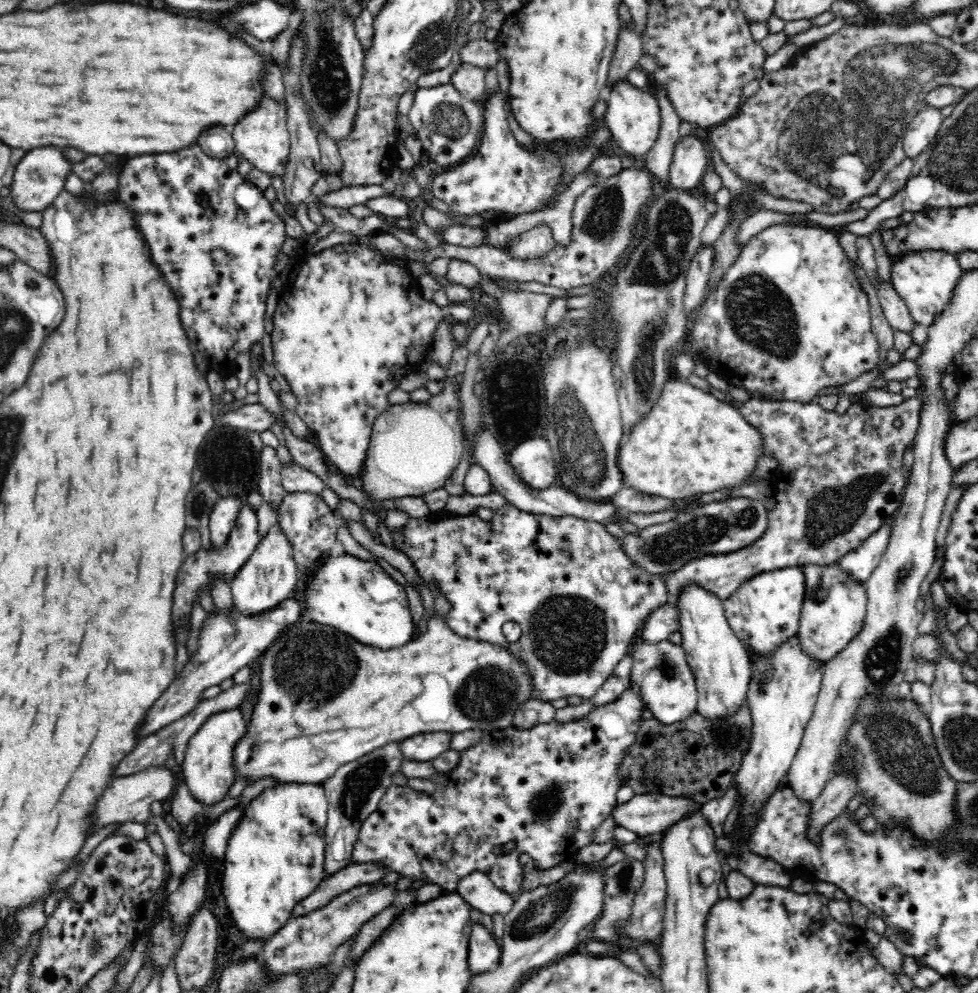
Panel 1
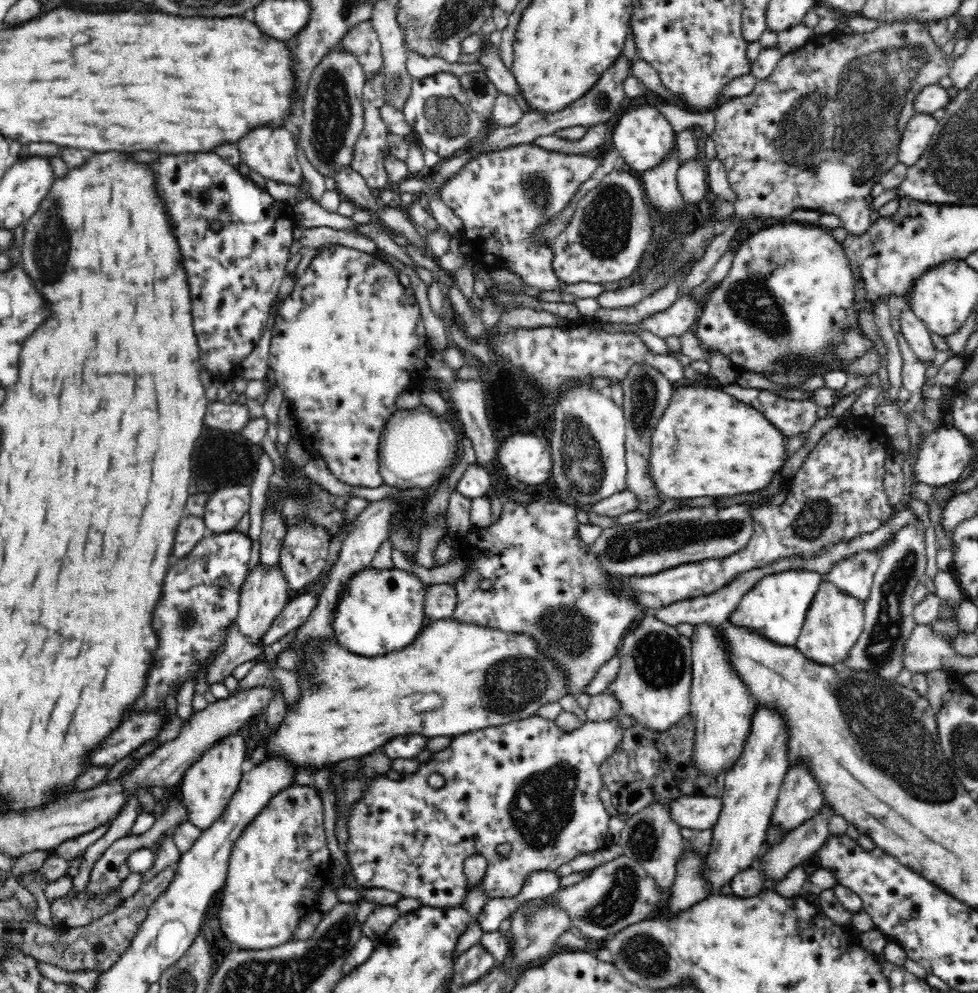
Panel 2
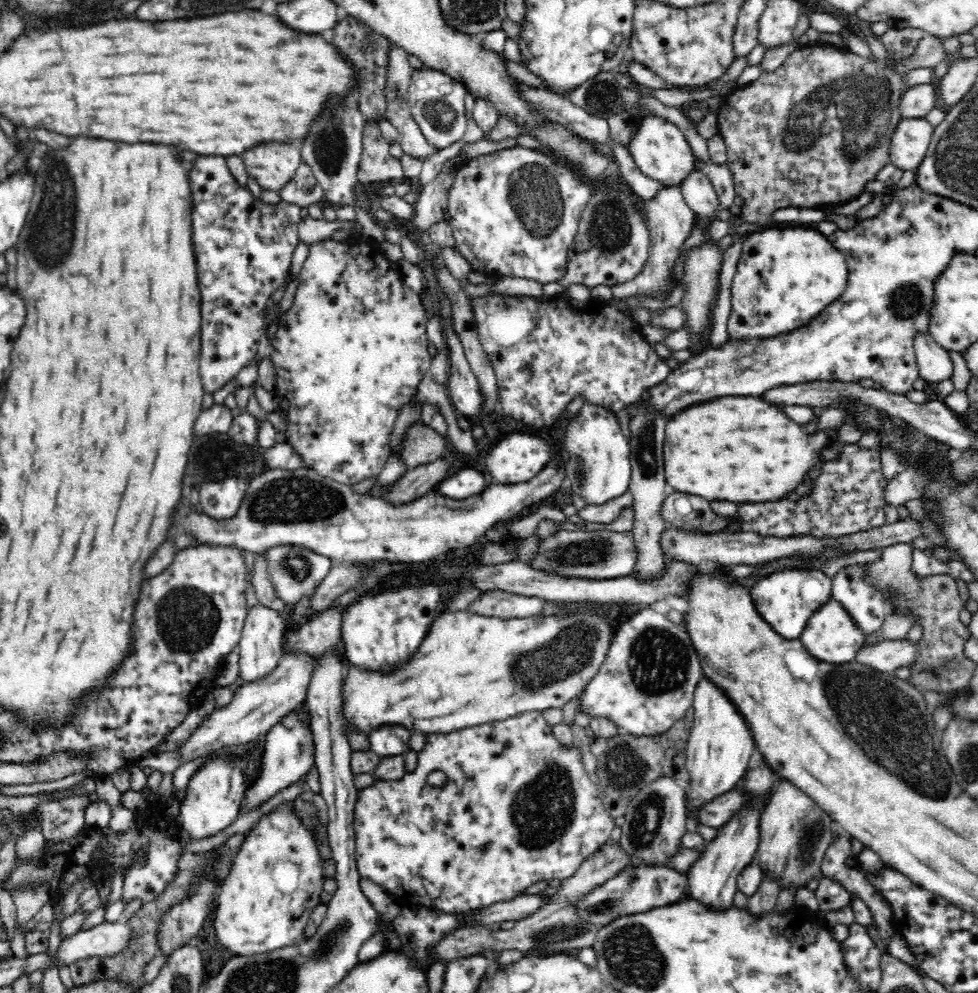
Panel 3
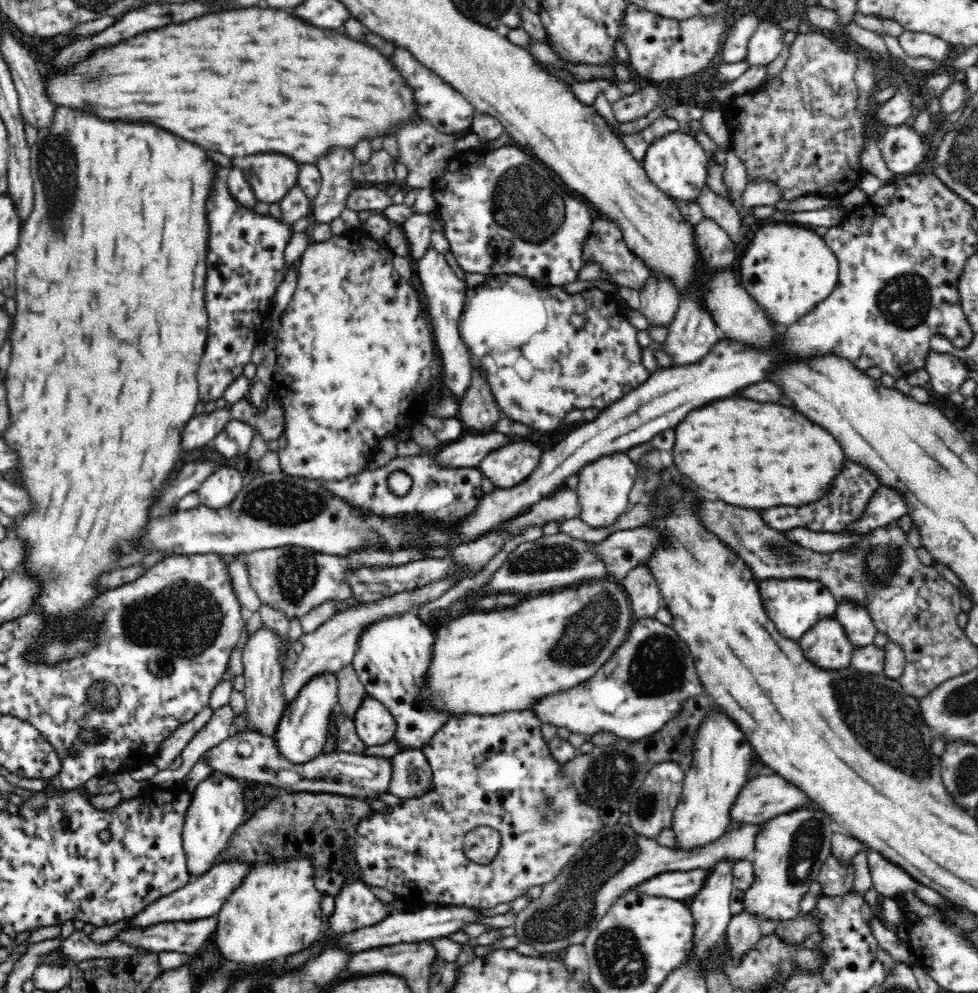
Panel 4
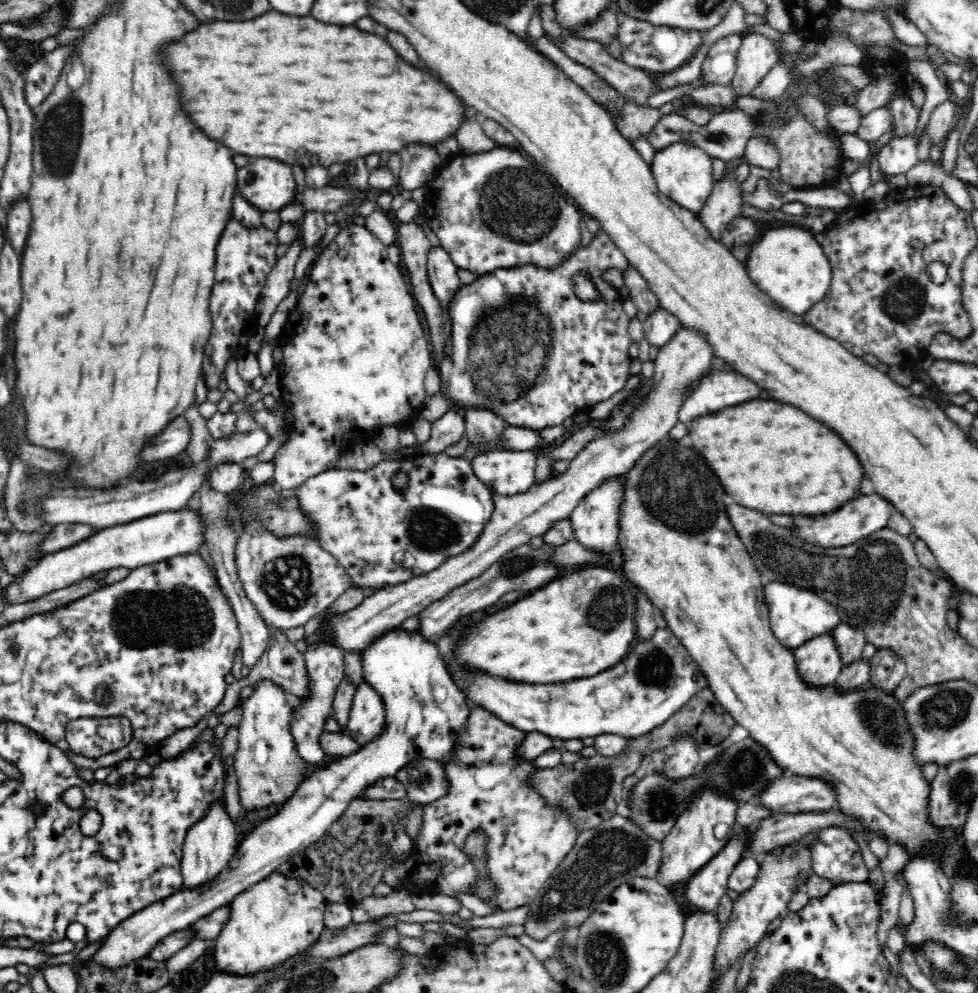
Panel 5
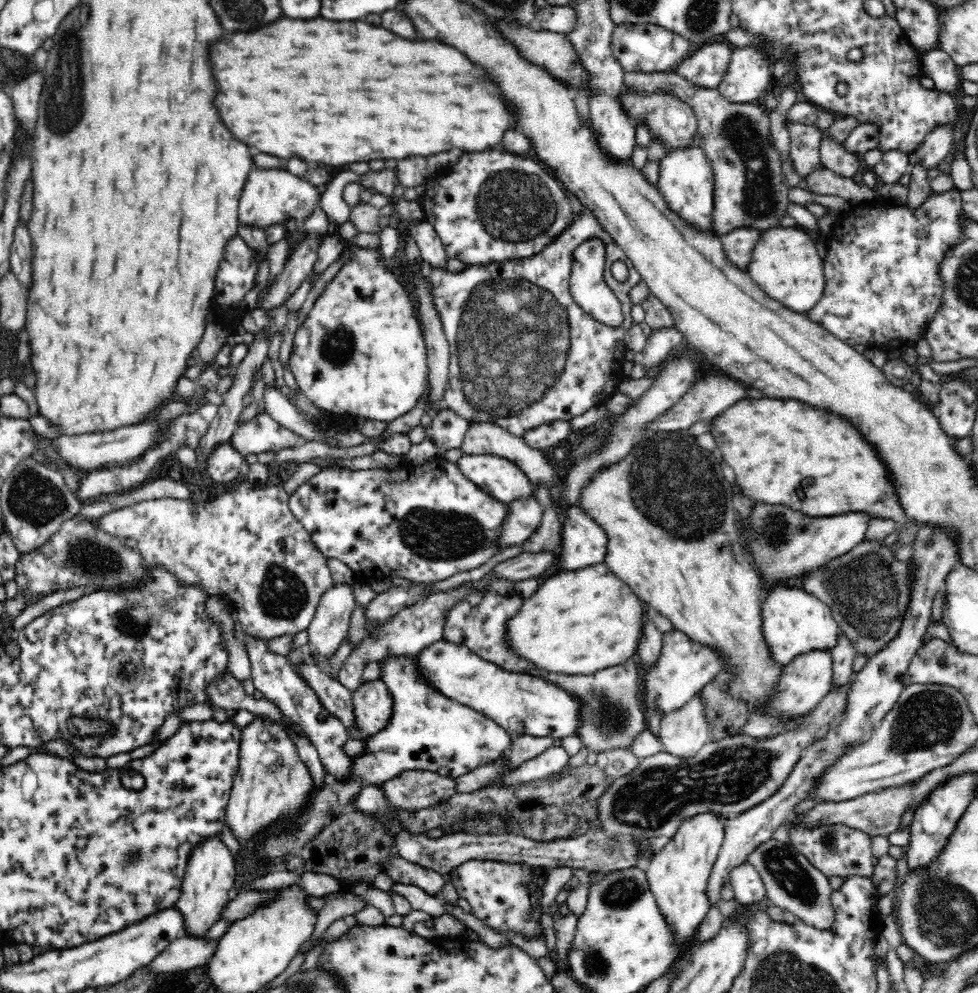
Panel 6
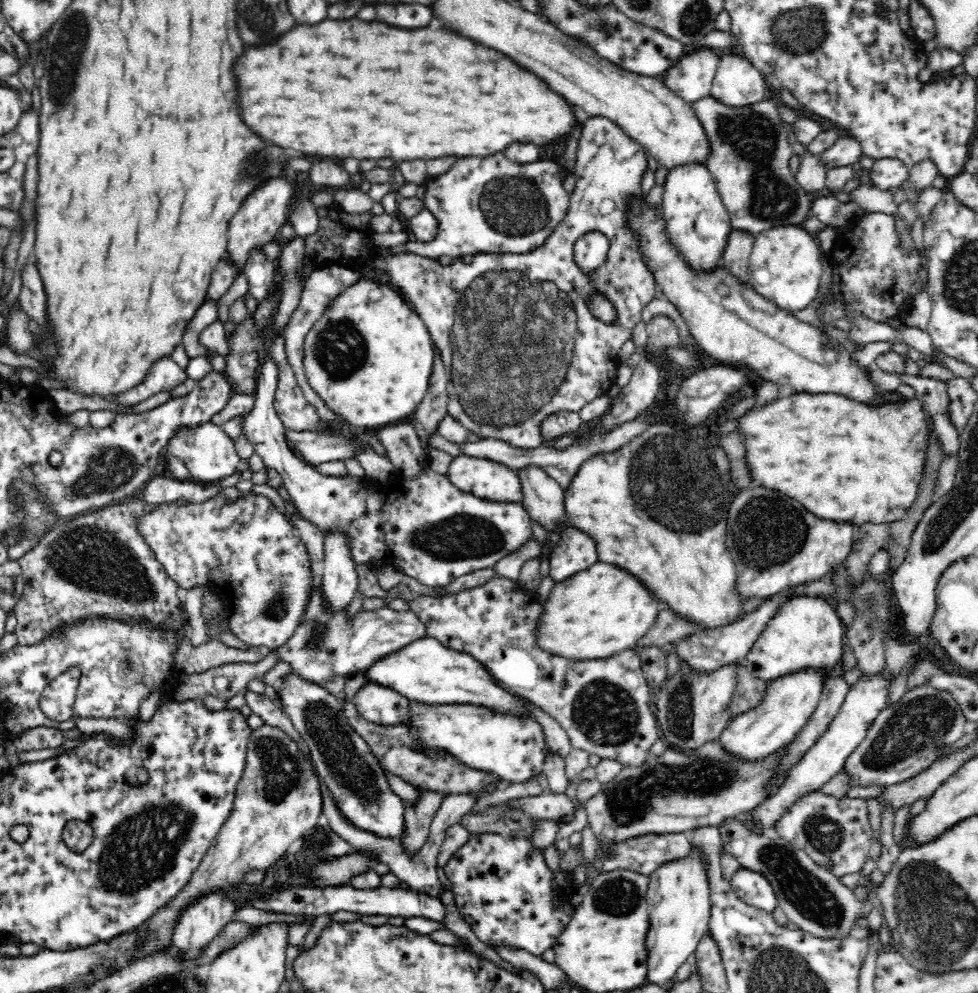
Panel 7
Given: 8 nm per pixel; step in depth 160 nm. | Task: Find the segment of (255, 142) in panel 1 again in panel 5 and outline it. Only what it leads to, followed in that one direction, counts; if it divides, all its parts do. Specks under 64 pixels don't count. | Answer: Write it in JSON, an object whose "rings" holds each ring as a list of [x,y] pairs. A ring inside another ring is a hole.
{"rings":[[[256,158],[237,170],[237,189],[262,212],[279,212],[294,202],[296,184],[291,164]]]}

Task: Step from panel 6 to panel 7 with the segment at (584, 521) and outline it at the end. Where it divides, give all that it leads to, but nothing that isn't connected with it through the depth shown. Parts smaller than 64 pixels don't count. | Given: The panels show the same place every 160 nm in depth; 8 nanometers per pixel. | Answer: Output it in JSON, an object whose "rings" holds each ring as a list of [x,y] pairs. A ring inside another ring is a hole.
{"rings":[[[572,525],[561,532],[560,539],[547,550],[546,556],[550,578],[555,582],[562,582],[599,561],[596,541]]]}

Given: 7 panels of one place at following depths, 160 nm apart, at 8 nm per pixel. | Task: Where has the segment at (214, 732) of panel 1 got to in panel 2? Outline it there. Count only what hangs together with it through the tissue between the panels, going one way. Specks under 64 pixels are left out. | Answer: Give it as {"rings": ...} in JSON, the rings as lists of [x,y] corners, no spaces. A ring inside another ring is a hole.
{"rings":[[[240,730],[222,736],[206,752],[200,754],[200,758],[194,760],[184,772],[178,786],[184,796],[187,819],[196,825],[201,831],[211,828],[211,825],[221,818],[222,812],[233,798],[235,790],[238,790],[239,782],[243,776],[242,762],[246,760],[246,745]]]}

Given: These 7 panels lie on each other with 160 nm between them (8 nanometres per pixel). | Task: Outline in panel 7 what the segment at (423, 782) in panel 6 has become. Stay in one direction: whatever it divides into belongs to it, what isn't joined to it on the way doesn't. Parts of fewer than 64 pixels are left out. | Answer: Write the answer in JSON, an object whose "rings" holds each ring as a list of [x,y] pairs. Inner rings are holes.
{"rings":[[[414,786],[418,791],[419,800],[416,803],[404,803],[404,840],[401,844],[407,852],[418,852],[430,837],[431,825],[440,810],[442,802],[448,798],[445,792],[428,790]]]}

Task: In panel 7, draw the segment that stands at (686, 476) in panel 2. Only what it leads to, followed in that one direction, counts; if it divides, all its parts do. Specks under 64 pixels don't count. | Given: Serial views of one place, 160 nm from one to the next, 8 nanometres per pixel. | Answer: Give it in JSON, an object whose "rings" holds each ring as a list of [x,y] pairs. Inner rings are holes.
{"rings":[[[792,392],[786,394],[790,394],[790,396],[778,398],[778,400],[762,406],[762,408],[752,408],[738,422],[738,432],[744,438],[744,446],[746,446],[746,464],[750,468],[752,478],[758,480],[768,490],[774,488],[774,490],[780,490],[780,492],[788,494],[790,498],[798,500],[806,510],[810,510],[818,518],[849,522],[856,526],[864,524],[864,522],[886,524],[902,520],[917,497],[918,486],[922,480],[922,470],[924,470],[924,460],[926,460],[928,429],[926,429],[926,419],[924,419],[921,403],[917,399],[906,400],[897,397],[893,402],[888,402],[884,406],[868,408],[866,404],[856,404],[854,400],[836,394],[796,394]]]}

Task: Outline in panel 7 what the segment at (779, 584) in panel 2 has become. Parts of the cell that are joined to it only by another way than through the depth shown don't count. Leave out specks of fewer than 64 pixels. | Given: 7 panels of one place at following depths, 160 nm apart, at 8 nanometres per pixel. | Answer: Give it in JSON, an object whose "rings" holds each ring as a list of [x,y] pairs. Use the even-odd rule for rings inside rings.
{"rings":[[[793,597],[778,607],[778,610],[774,610],[774,616],[768,620],[766,628],[754,642],[744,660],[744,665],[752,674],[765,681],[810,666],[829,674],[841,664],[844,634],[845,623],[826,597]]]}

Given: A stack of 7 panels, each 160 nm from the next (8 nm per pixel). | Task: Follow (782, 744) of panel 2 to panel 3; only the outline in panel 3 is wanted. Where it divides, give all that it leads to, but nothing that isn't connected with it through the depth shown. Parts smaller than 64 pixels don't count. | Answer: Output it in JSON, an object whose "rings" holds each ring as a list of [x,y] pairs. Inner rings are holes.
{"rings":[[[767,761],[762,766],[749,766],[742,781],[735,788],[742,791],[747,798],[745,806],[722,827],[717,829],[714,839],[707,842],[704,852],[696,858],[694,865],[685,873],[687,888],[690,890],[690,898],[707,904],[716,910],[730,908],[734,894],[737,891],[737,881],[742,872],[756,860],[758,846],[760,846],[760,821],[766,810],[766,805],[774,792],[776,772]]]}

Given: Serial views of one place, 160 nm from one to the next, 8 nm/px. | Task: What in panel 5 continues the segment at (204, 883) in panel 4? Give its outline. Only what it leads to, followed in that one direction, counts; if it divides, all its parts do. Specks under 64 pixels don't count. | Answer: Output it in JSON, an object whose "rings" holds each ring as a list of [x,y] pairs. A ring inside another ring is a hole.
{"rings":[[[395,627],[386,634],[378,636],[374,642],[362,651],[362,674],[364,682],[382,697],[386,718],[385,729],[372,742],[365,744],[354,754],[341,757],[339,761],[326,768],[314,771],[305,781],[302,781],[282,809],[274,816],[262,822],[255,830],[242,840],[234,852],[229,866],[214,880],[196,888],[185,888],[174,892],[164,900],[154,902],[132,914],[122,921],[115,930],[105,938],[104,945],[91,960],[108,968],[126,966],[130,960],[148,957],[148,952],[155,943],[161,942],[166,936],[188,928],[199,918],[208,916],[216,909],[230,904],[240,892],[258,884],[274,872],[280,871],[282,865],[294,854],[304,851],[310,844],[317,842],[330,826],[346,811],[348,804],[362,798],[366,786],[374,784],[380,778],[390,778],[414,758],[431,758],[444,760],[454,750],[454,740],[466,726],[466,716],[470,712],[471,701],[460,690],[452,676],[446,671],[445,662],[441,658],[436,641],[426,640],[418,630],[406,630]]]}

